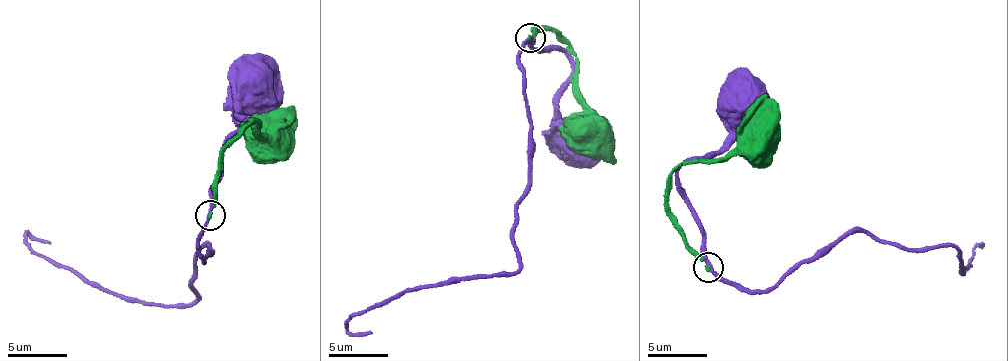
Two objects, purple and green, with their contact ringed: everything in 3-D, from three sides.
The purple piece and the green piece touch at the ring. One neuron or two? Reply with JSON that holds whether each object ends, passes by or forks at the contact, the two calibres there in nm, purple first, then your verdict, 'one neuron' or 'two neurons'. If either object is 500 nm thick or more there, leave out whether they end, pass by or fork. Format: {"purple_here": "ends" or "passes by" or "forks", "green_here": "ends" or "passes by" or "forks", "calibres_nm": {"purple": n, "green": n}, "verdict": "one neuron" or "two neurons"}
{"purple_here": "passes by", "green_here": "ends", "calibres_nm": {"purple": 220, "green": 180}, "verdict": "two neurons"}

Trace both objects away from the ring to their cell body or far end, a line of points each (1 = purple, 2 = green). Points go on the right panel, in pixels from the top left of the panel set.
1: (709, 266), (706, 240), (676, 174), (685, 162), (721, 148), (730, 131), (733, 102)
2: (709, 266), (688, 244), (667, 205), (670, 177), (682, 163), (724, 159), (751, 129), (757, 135)

